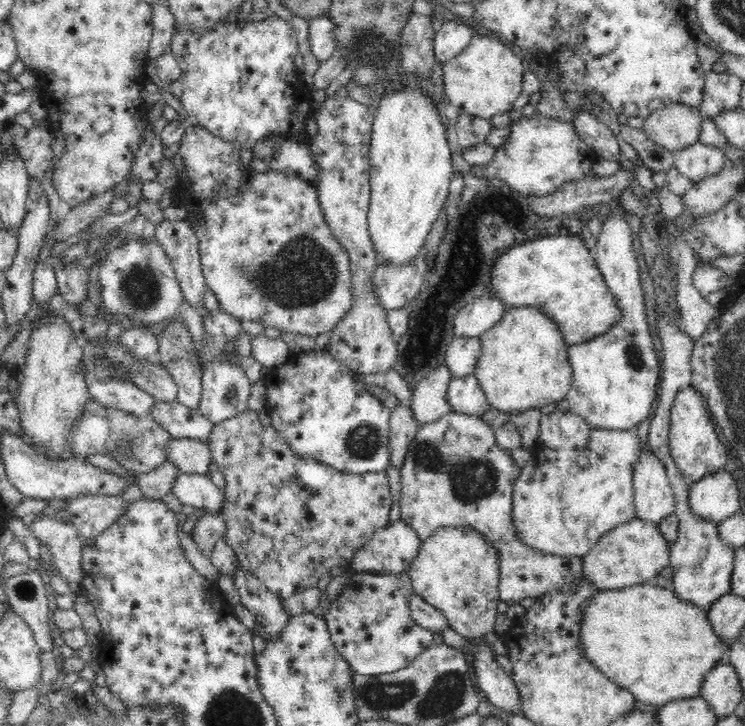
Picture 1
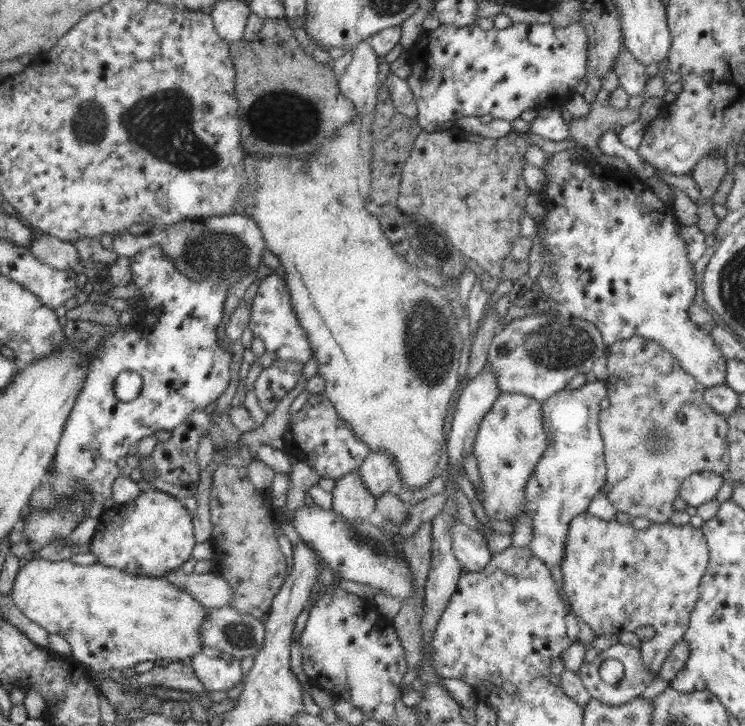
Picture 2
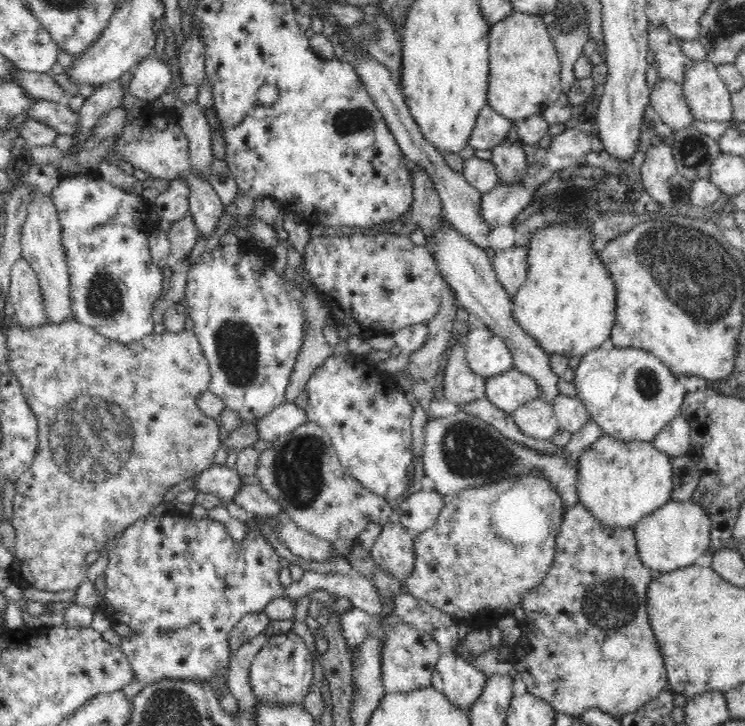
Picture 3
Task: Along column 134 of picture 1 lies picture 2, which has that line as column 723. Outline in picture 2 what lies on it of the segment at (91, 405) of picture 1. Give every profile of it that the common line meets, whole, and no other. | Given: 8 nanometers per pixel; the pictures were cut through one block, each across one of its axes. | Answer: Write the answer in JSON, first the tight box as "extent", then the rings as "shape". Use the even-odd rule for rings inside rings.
{"extent":[599,336,729,524],"shape":[[[633,336],[629,339],[619,340],[611,344],[606,350],[608,378],[604,384],[607,388],[607,396],[610,399],[610,406],[606,410],[601,410],[599,414],[599,429],[602,433],[602,441],[604,444],[604,459],[607,468],[606,484],[603,490],[608,500],[613,504],[617,512],[627,514],[630,520],[637,517],[645,517],[652,524],[670,523],[670,518],[675,512],[672,503],[675,498],[679,497],[679,490],[684,479],[695,472],[715,472],[716,474],[726,473],[729,469],[729,455],[727,444],[727,418],[722,417],[719,413],[708,407],[704,402],[704,390],[706,388],[699,384],[690,374],[688,374],[679,363],[679,360],[667,351],[661,344],[656,341],[645,339],[642,336]]]}

